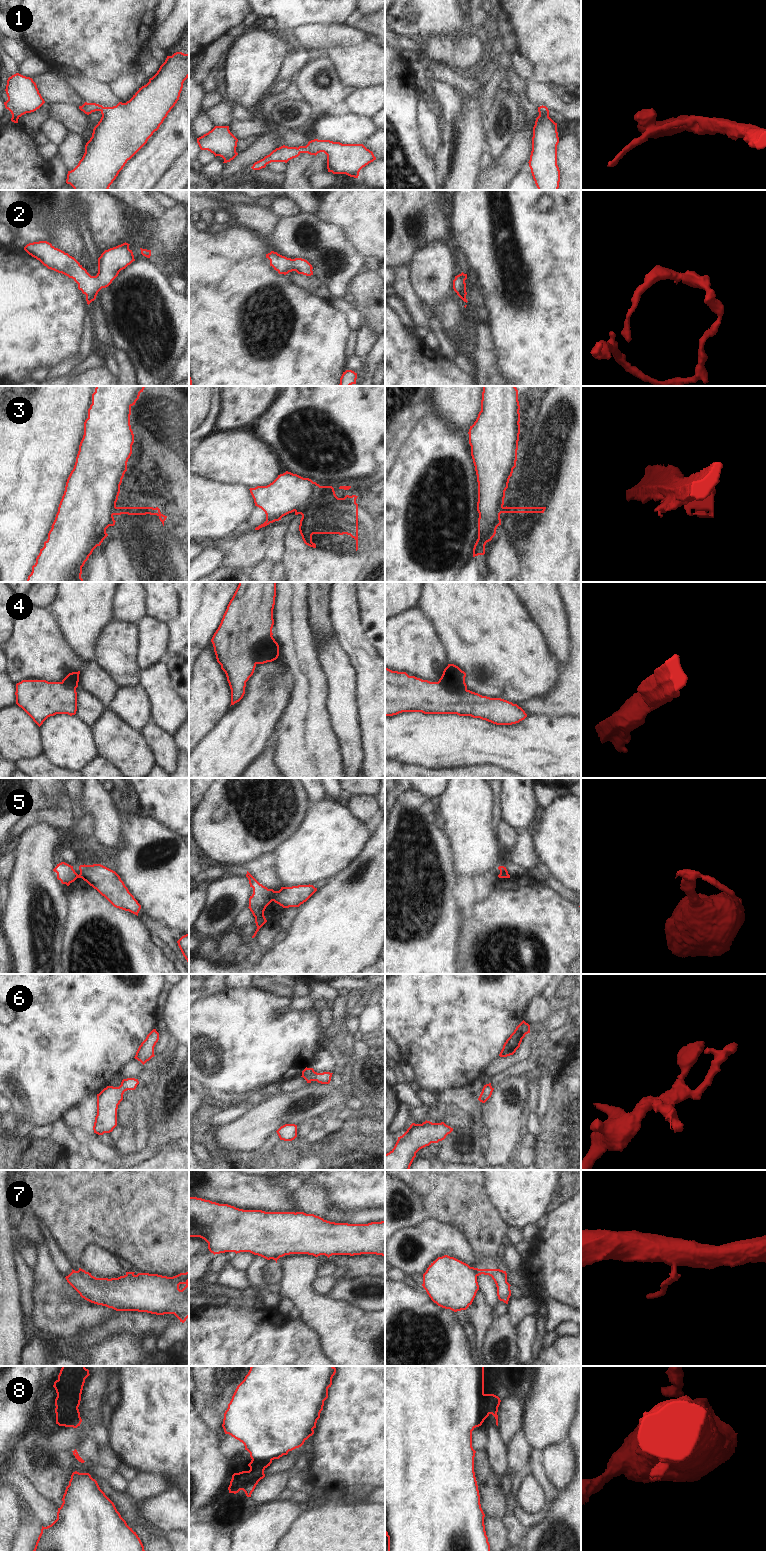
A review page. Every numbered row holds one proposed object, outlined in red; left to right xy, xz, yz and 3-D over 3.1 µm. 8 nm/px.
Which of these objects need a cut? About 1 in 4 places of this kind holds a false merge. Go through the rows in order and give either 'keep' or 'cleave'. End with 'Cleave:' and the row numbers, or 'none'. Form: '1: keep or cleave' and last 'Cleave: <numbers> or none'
1: keep
2: keep
3: cleave
4: keep
5: cleave
6: keep
7: cleave
8: cleave
Cleave: 3, 5, 7, 8

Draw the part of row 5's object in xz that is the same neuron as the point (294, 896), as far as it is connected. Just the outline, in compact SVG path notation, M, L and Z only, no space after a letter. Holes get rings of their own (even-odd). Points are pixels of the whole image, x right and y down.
M298 885L292 887L281 887L279 891L275 891L273 901L283 908L299 907L306 902L315 892L317 888L313 885Z

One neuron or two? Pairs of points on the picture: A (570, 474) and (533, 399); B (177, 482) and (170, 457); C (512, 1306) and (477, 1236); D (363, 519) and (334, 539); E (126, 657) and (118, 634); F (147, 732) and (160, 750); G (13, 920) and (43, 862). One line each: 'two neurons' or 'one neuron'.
A: two neurons
B: two neurons
C: two neurons
D: one neuron
E: one neuron
F: one neuron
G: one neuron

